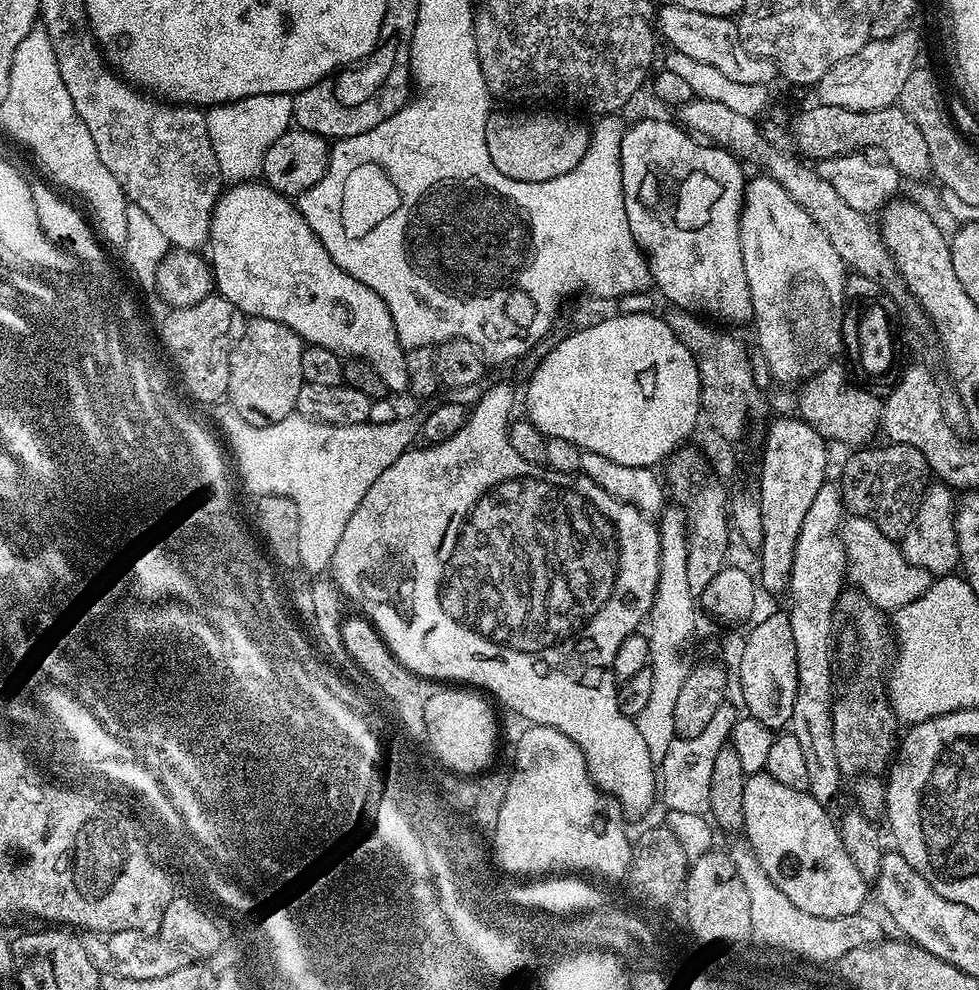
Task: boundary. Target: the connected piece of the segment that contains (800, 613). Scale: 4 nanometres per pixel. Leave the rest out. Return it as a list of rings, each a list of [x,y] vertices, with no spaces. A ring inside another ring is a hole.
[[[824,483],[811,502],[810,510],[802,522],[801,532],[797,536],[792,575],[787,587],[787,591],[792,592],[792,608],[790,607],[788,616],[794,632],[798,672],[797,700],[794,702],[790,734],[798,738],[802,751],[806,753],[806,766],[810,773],[807,791],[821,802],[834,799],[839,794],[842,783],[832,733],[832,609],[836,607],[836,599],[846,584],[844,543],[840,540],[840,525],[845,519],[846,509],[840,498],[839,483]]]

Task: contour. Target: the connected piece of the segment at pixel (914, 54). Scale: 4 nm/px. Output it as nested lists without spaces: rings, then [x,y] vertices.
[[[908,26],[896,32],[888,40],[869,39],[858,54],[850,54],[838,66],[832,67],[814,85],[815,99],[826,106],[842,106],[842,110],[882,110],[893,107],[906,86],[906,78],[918,67],[920,36],[915,27]]]

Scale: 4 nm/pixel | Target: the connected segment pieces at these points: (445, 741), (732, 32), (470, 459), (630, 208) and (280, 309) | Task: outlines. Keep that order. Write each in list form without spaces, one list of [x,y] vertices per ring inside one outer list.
[[[460,686],[441,688],[444,688],[441,692],[440,689],[433,691],[426,702],[423,735],[432,736],[426,740],[427,747],[432,756],[453,773],[483,773],[496,752],[496,716],[492,713],[493,705],[476,690],[465,690]]]
[[[667,3],[661,8],[661,12],[659,9],[655,13],[654,24],[663,43],[665,40],[671,51],[686,54],[690,58],[695,58],[697,62],[707,62],[733,82],[746,82],[758,86],[771,85],[772,79],[777,79],[778,69],[773,60],[750,54],[750,50],[742,46],[742,38],[736,29],[735,19],[714,14],[698,14],[698,10],[686,10],[686,6],[670,6]]]
[[[508,384],[485,387],[484,397],[471,405],[468,421],[453,436],[441,444],[413,447],[404,452],[394,466],[386,466],[378,482],[366,490],[366,498],[350,514],[342,538],[334,550],[331,579],[345,597],[360,604],[359,611],[367,616],[388,643],[397,660],[412,672],[426,676],[433,682],[459,682],[475,686],[489,697],[496,696],[497,705],[505,704],[512,712],[533,725],[544,724],[548,728],[566,734],[582,750],[590,778],[600,791],[618,801],[629,817],[640,816],[658,800],[658,764],[650,758],[646,741],[638,734],[638,726],[631,716],[624,716],[620,709],[618,681],[614,670],[614,654],[626,638],[645,623],[652,608],[658,586],[660,565],[660,530],[649,517],[642,515],[634,506],[606,494],[602,486],[590,482],[583,474],[575,479],[567,472],[554,472],[547,466],[525,462],[510,446],[508,426],[513,415],[512,407],[518,404],[518,392]]]
[[[640,120],[637,124],[629,123],[624,129],[620,143],[620,169],[630,234],[634,234],[634,242],[648,261],[655,291],[664,295],[672,306],[685,312],[703,314],[713,321],[749,323],[752,320],[752,299],[746,282],[746,266],[742,266],[740,237],[745,165],[725,148],[701,142],[679,123],[669,120]]]
[[[263,182],[225,187],[212,211],[206,252],[210,257],[215,291],[234,302],[245,317],[278,322],[294,330],[305,345],[326,346],[326,350],[334,350],[341,358],[370,362],[370,366],[382,374],[382,382],[386,382],[389,393],[408,392],[410,374],[406,371],[406,349],[400,345],[386,302],[330,258],[326,246],[322,246],[314,230],[310,230],[306,218],[302,218],[299,207],[284,193],[274,191]]]

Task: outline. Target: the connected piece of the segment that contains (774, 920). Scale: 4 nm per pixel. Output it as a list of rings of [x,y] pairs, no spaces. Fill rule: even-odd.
[[[747,843],[732,844],[730,851],[739,861],[741,875],[744,876],[748,892],[751,893],[750,926],[757,936],[771,939],[775,943],[791,943],[792,951],[810,957],[811,963],[816,966],[828,966],[833,962],[839,962],[850,950],[875,944],[881,939],[880,924],[872,916],[857,914],[842,918],[822,918],[806,914],[806,910],[798,910],[798,906],[794,906],[794,902],[790,902],[790,898],[786,898],[786,894],[782,894],[774,886],[774,882],[770,882],[770,878],[766,878],[766,872],[762,870],[758,858]]]

